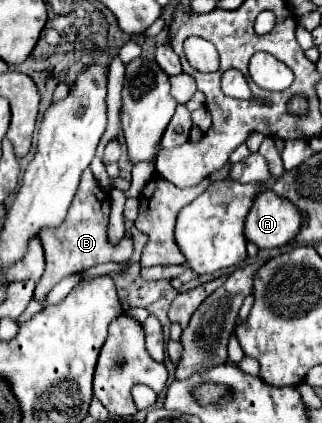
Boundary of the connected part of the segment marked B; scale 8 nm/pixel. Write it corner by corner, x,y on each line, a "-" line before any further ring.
85,169
65,221
57,229
43,229
39,233
39,239
41,239
43,249
45,249
45,263
47,265
45,265
45,273
41,275
41,279
37,281
37,287
35,287
35,297
37,299
47,297
47,293
63,277
67,277
71,273
85,271
85,269
89,269
93,265
99,265
99,263
109,263
109,261
127,263
131,259
133,241
129,237
123,237
119,241
119,245
115,245
115,247
109,241
109,237
107,237
109,215
111,215
111,195
109,195
109,191
101,189
97,179
93,177
91,169

